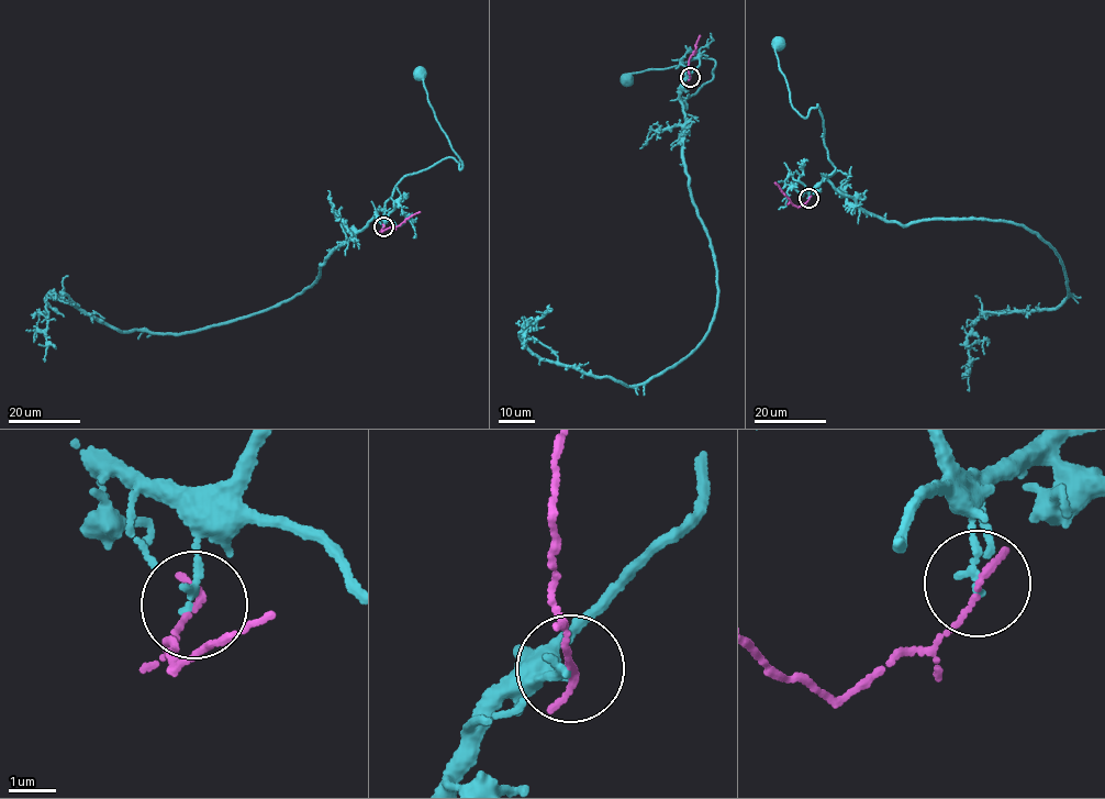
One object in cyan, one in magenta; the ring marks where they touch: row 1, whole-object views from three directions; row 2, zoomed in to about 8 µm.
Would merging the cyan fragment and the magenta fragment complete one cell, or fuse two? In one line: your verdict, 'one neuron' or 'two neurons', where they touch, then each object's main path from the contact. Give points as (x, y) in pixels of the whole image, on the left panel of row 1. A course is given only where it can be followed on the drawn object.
two neurons; at (383, 226); cyan runs (383, 225), (375, 213), (382, 209), (405, 175), (451, 157), (462, 168), (430, 103), (421, 71); magenta runs (383, 226), (381, 231), (395, 228), (421, 211)

